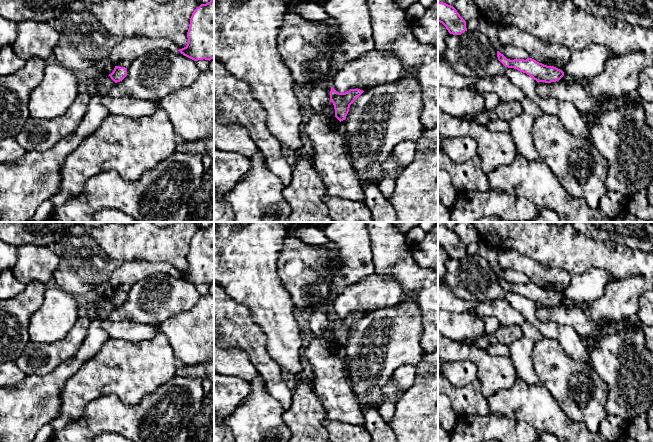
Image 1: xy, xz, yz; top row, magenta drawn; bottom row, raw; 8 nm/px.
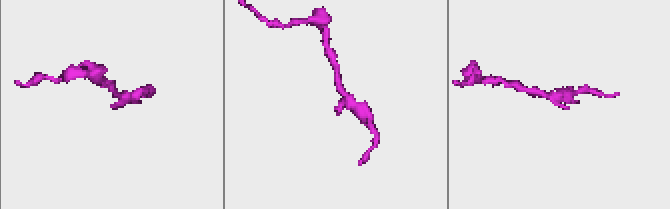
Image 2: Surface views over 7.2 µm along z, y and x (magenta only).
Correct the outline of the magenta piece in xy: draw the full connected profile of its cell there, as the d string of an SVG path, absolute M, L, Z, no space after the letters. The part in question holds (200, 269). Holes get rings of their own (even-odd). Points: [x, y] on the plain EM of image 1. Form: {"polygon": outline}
{"polygon": "M214 223L197 231L190 242L187 269L178 275L194 284L214 282Z"}

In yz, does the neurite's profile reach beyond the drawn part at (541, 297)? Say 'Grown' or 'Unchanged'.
Unchanged

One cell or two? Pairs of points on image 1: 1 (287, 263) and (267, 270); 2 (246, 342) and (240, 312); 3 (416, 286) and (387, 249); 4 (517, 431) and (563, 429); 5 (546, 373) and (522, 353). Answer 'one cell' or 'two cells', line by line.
1: two cells
2: one cell
3: one cell
4: two cells
5: two cells

